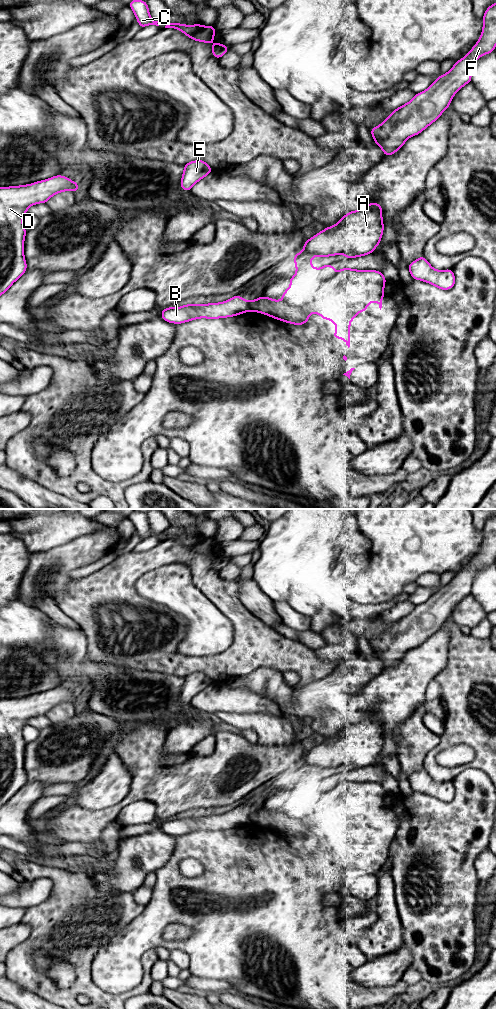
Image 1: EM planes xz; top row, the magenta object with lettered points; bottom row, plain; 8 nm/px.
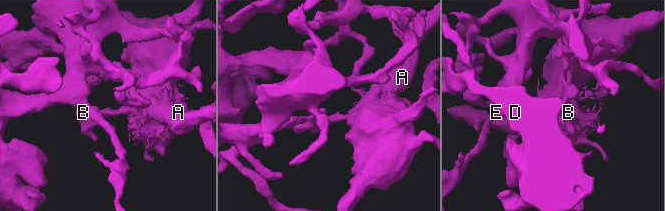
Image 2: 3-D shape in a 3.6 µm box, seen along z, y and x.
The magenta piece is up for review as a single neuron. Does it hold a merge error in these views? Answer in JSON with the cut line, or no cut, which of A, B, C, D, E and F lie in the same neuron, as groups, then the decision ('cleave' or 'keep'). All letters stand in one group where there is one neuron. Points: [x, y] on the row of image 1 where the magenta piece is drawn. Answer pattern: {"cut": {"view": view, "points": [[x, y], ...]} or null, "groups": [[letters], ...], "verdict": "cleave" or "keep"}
{"cut": {"view": "xz", "points": [[250, 302], [249, 310]]}, "groups": [["A", "F"], ["B", "C", "D", "E"]], "verdict": "cleave"}

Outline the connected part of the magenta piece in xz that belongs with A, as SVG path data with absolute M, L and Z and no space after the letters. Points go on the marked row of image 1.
M372 202L357 211L350 211L335 225L326 227L304 242L304 249L293 257L296 274L289 278L290 287L283 292L283 299L279 301L272 297L258 297L250 302L250 311L294 325L304 325L310 314L318 313L321 319L333 321L337 331L332 337L344 340L349 348L351 321L359 312L365 312L371 302L378 303L381 310L386 278L381 271L342 268L335 272L333 264L316 269L310 262L315 255L323 258L344 254L347 259L351 259L371 254L380 243L383 230L382 207L379 203Z

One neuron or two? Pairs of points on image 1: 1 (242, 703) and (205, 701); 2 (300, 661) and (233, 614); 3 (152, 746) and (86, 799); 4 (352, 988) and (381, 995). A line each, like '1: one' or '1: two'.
1: one
2: one
3: two
4: one

